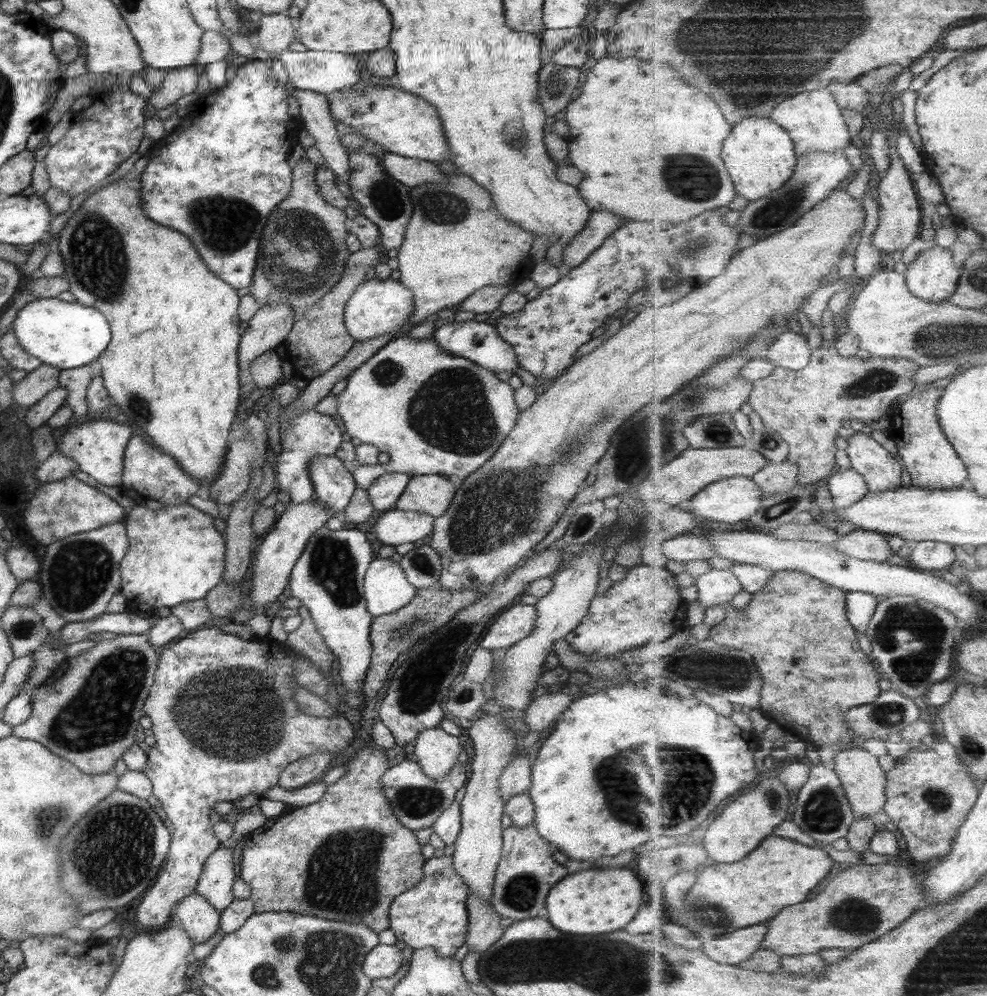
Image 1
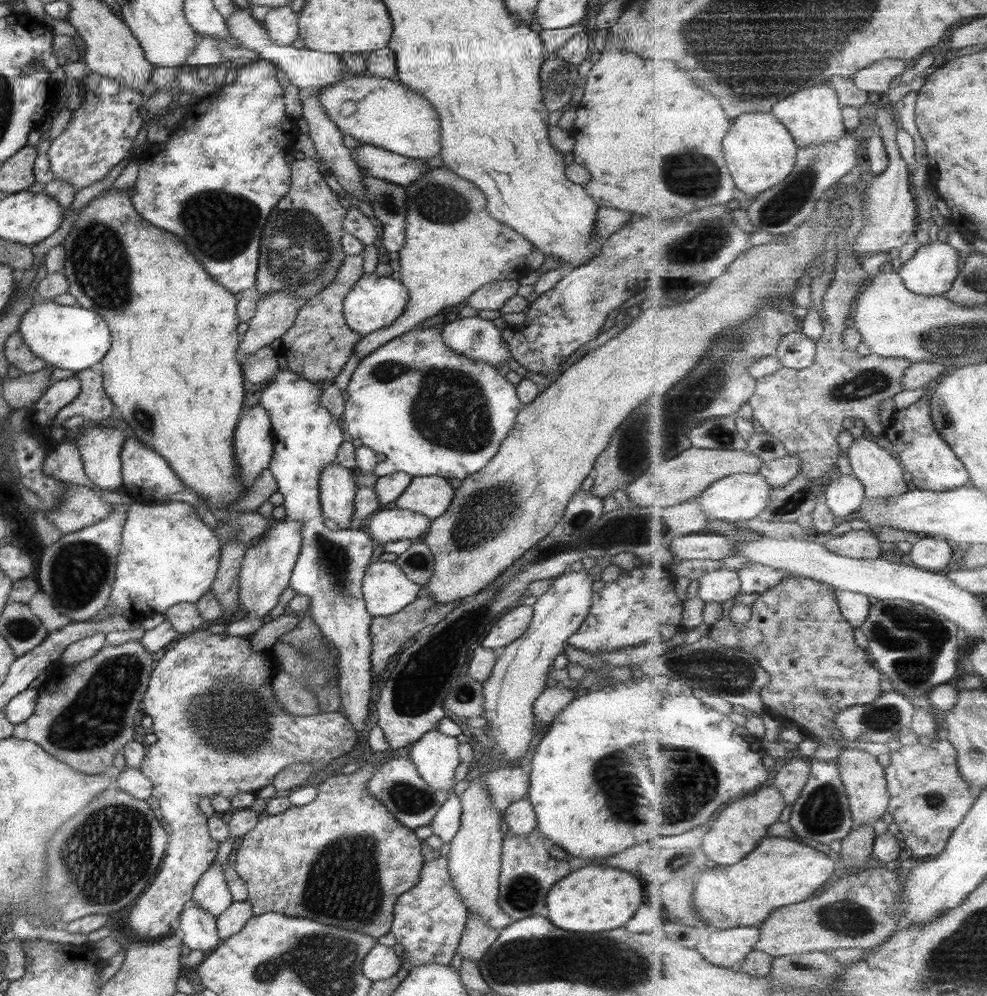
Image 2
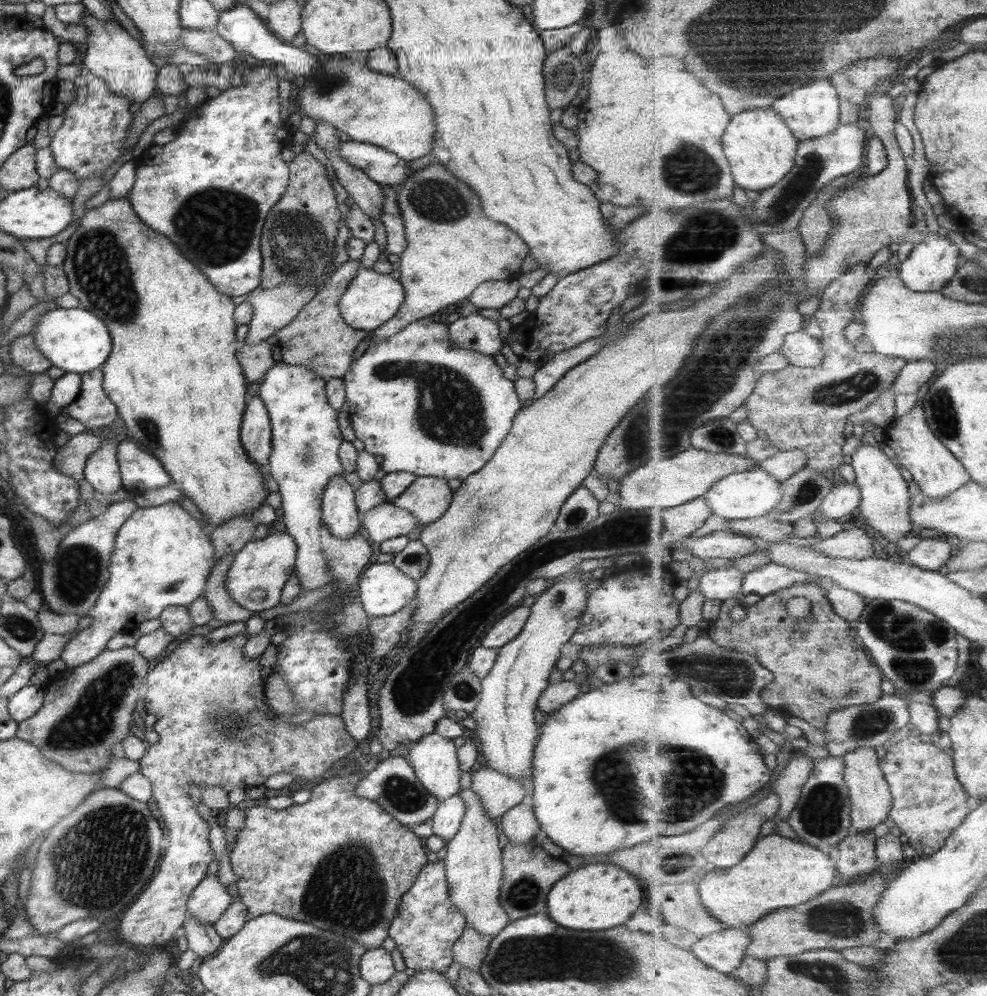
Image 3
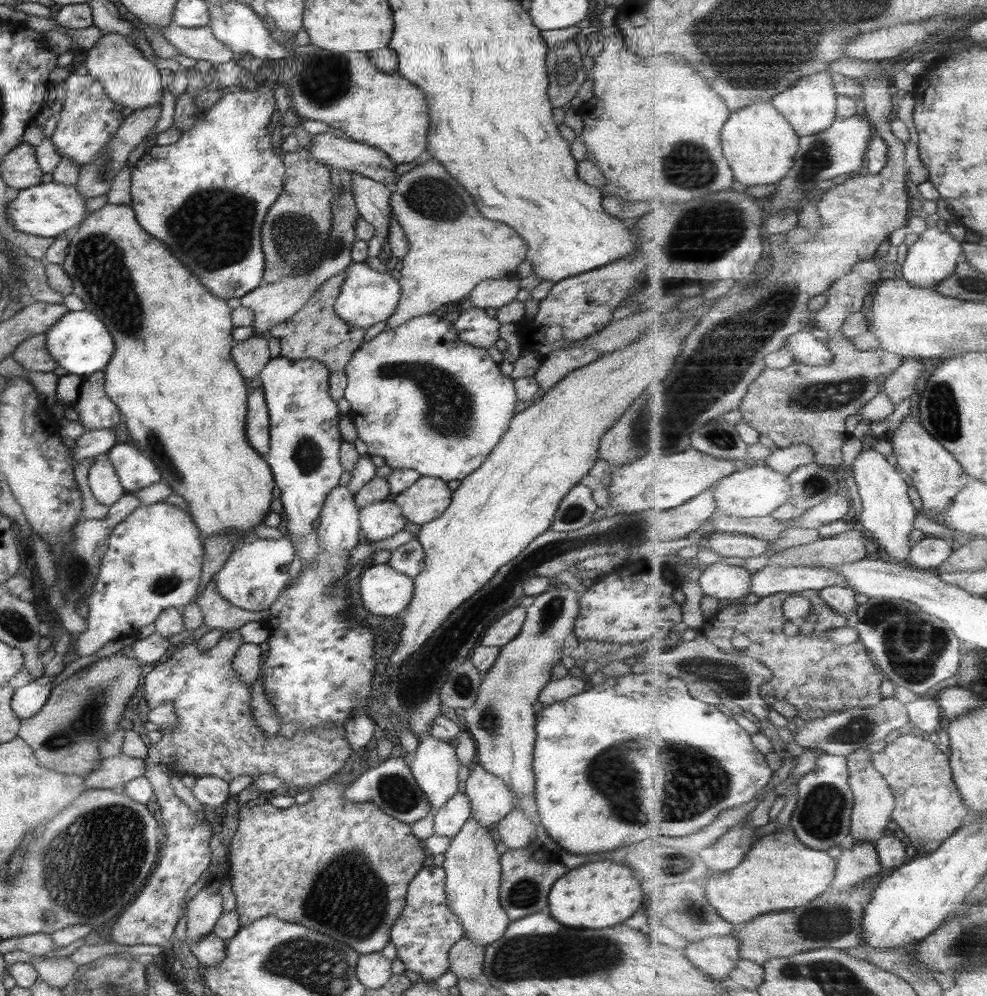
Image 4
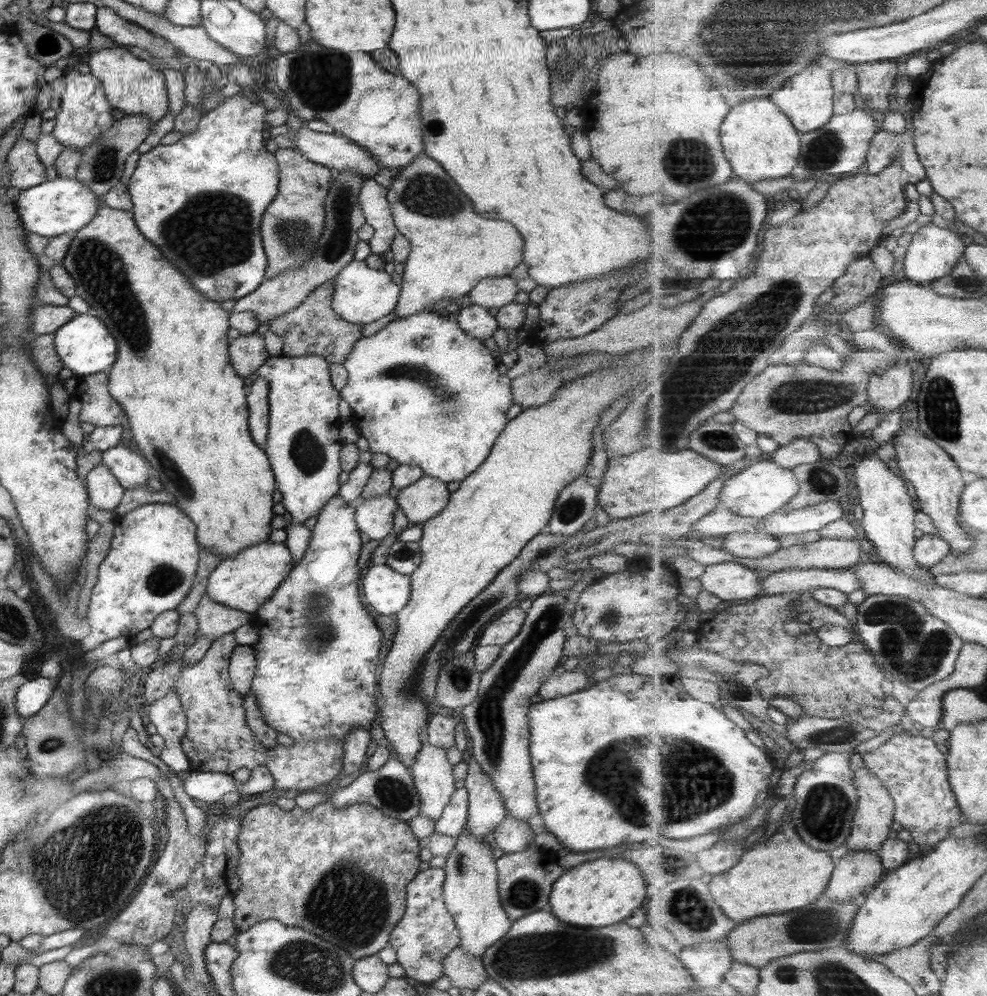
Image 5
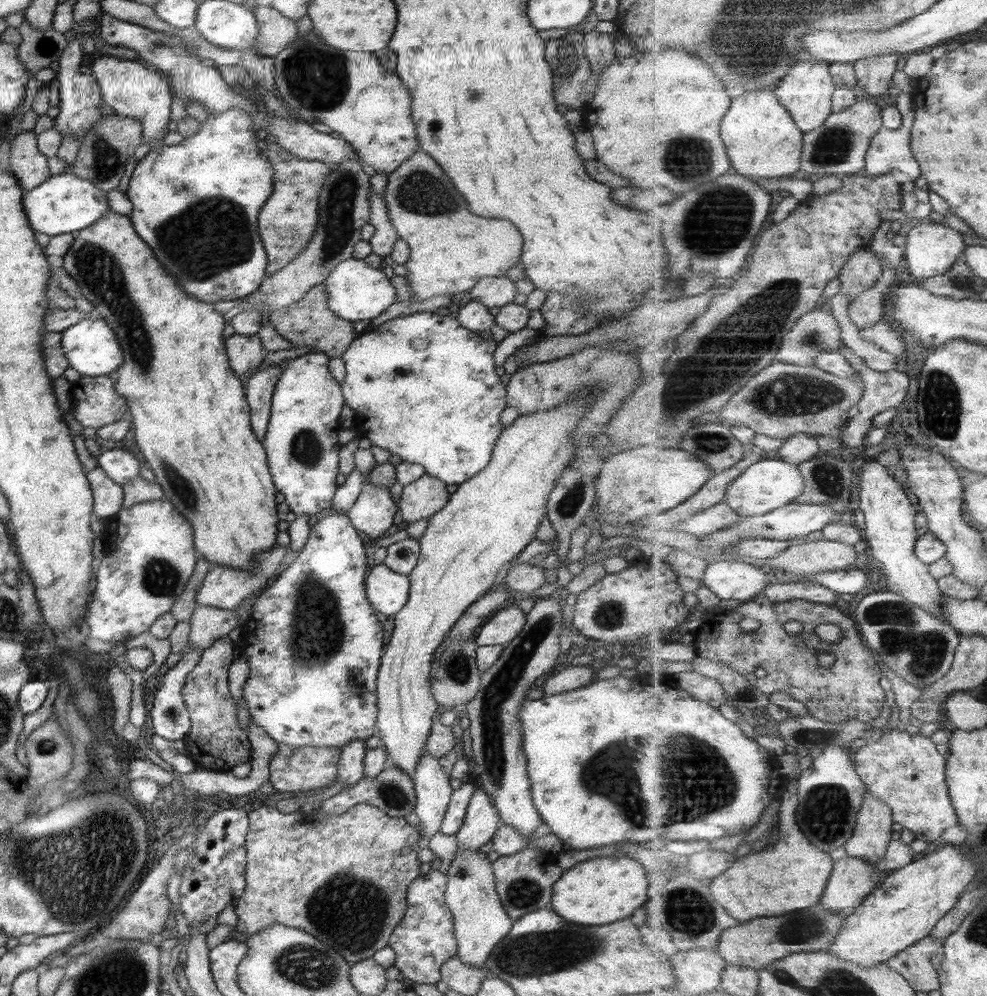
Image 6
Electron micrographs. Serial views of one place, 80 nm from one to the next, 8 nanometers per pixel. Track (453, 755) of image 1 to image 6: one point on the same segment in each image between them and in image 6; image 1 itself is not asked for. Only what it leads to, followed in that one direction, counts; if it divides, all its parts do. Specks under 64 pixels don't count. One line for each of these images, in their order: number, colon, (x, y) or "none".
2: (435, 756)
3: (433, 758)
4: (433, 763)
5: (431, 773)
6: (432, 790)

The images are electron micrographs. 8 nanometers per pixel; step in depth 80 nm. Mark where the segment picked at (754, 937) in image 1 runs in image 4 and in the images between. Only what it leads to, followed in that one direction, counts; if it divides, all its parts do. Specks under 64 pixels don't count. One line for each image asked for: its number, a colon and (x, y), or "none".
2: (728, 948)
3: (724, 951)
4: (717, 955)

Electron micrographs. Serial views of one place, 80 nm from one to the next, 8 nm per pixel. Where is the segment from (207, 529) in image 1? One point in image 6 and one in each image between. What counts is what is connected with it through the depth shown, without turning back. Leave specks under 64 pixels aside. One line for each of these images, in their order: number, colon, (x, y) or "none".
2: (168, 555)
3: (161, 557)
4: (154, 556)
5: (153, 556)
6: (149, 556)

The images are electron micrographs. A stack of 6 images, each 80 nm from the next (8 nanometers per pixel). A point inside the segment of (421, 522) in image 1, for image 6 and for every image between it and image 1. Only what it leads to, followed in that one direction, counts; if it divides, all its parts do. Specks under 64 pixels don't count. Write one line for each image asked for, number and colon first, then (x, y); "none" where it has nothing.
2: (389, 524)
3: (385, 521)
4: (379, 520)
5: (374, 516)
6: (371, 513)

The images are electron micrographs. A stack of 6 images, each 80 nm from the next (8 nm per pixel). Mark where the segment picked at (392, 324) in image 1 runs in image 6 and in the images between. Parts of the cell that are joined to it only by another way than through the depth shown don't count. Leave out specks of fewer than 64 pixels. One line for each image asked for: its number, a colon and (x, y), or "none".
2: (373, 302)
3: (371, 298)
4: (367, 296)
5: (361, 294)
6: (354, 291)

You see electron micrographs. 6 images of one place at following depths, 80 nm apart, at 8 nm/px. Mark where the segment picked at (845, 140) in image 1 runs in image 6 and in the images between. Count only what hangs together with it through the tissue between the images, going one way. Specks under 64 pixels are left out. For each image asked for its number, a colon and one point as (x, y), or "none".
2: (814, 116)
3: (813, 111)
4: (810, 106)
5: (809, 98)
6: (807, 92)

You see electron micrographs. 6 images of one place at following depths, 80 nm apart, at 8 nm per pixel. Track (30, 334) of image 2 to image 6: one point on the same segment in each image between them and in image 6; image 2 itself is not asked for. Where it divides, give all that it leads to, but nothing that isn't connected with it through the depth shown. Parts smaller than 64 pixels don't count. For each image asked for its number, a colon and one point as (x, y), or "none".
3: (73, 339)
4: (79, 343)
5: (83, 344)
6: (89, 346)

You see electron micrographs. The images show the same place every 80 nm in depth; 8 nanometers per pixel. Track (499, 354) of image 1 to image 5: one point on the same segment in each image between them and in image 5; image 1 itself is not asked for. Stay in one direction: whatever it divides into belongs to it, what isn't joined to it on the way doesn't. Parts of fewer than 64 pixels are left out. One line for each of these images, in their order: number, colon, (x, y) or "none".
2: (478, 339)
3: (475, 332)
4: (474, 327)
5: (473, 320)

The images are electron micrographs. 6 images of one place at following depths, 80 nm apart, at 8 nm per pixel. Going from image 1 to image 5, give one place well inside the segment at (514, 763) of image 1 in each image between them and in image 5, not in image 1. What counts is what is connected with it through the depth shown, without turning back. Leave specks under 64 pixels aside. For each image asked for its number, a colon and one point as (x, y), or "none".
2: (506, 784)
3: (497, 792)
4: (490, 800)
5: (486, 810)

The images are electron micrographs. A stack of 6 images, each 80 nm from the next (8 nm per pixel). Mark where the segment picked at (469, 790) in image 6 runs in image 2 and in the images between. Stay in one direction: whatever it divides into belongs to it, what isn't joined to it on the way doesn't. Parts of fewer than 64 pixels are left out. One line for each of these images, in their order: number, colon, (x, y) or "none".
2: (444, 824)
3: (445, 822)
4: (447, 820)
5: (451, 821)

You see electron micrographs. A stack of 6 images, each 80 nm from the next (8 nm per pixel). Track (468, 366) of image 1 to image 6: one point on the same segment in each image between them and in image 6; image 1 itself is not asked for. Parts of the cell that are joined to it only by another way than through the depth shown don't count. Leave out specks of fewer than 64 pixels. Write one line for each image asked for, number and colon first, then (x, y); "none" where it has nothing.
2: (431, 412)
3: (428, 407)
4: (420, 398)
5: (422, 392)
6: (421, 386)

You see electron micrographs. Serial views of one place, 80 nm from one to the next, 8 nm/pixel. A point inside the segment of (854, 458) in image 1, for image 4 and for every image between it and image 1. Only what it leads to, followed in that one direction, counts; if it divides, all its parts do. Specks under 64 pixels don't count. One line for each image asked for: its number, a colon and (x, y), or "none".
2: (881, 472)
3: (886, 501)
4: (889, 514)

